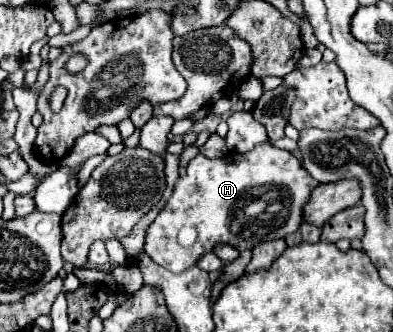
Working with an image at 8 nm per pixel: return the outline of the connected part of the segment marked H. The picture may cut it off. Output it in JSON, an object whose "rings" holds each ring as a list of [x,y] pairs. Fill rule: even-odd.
{"rings":[[[271,143],[255,145],[249,153],[227,153],[221,159],[207,159],[197,155],[187,163],[187,175],[181,177],[173,189],[173,195],[157,215],[157,219],[145,231],[143,253],[147,253],[157,265],[181,273],[195,265],[195,259],[213,251],[215,245],[227,243],[239,251],[251,249],[263,241],[281,239],[289,233],[295,233],[303,223],[301,209],[309,201],[309,193],[319,183],[305,173],[301,161],[285,149],[277,149]]]}

